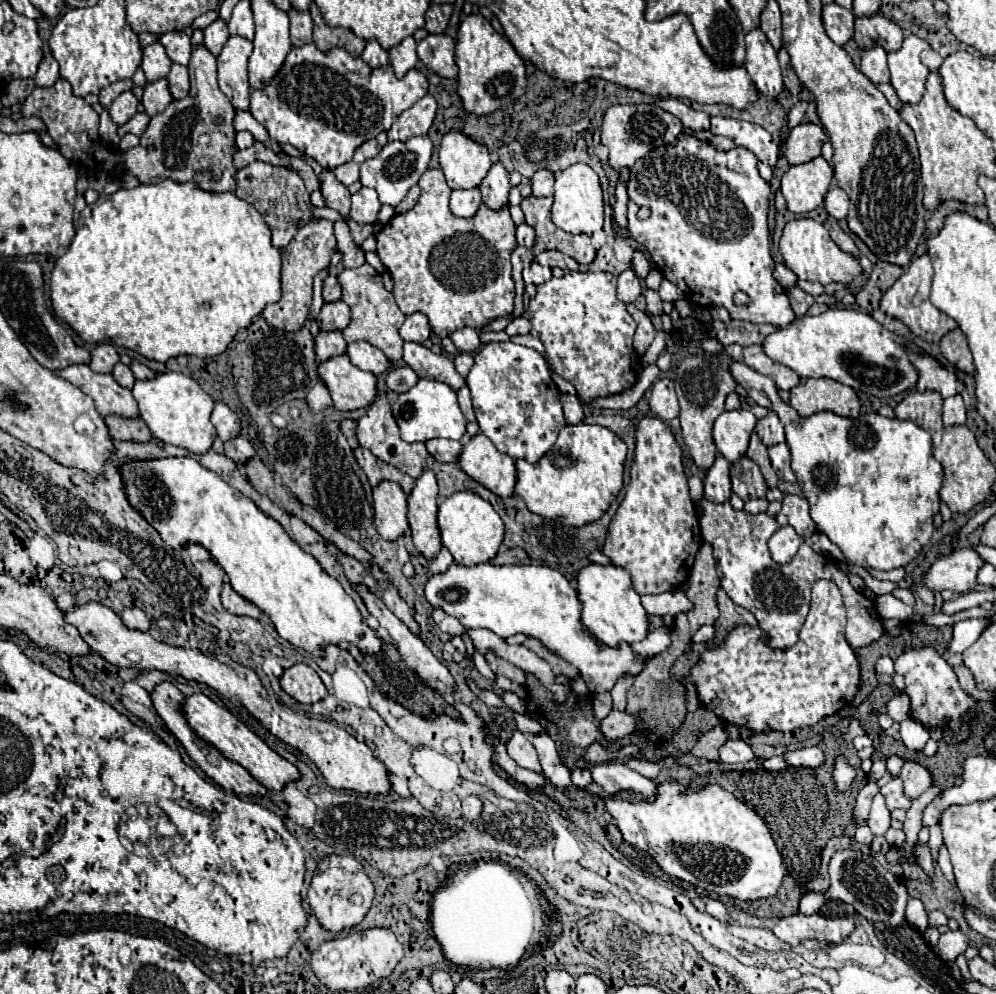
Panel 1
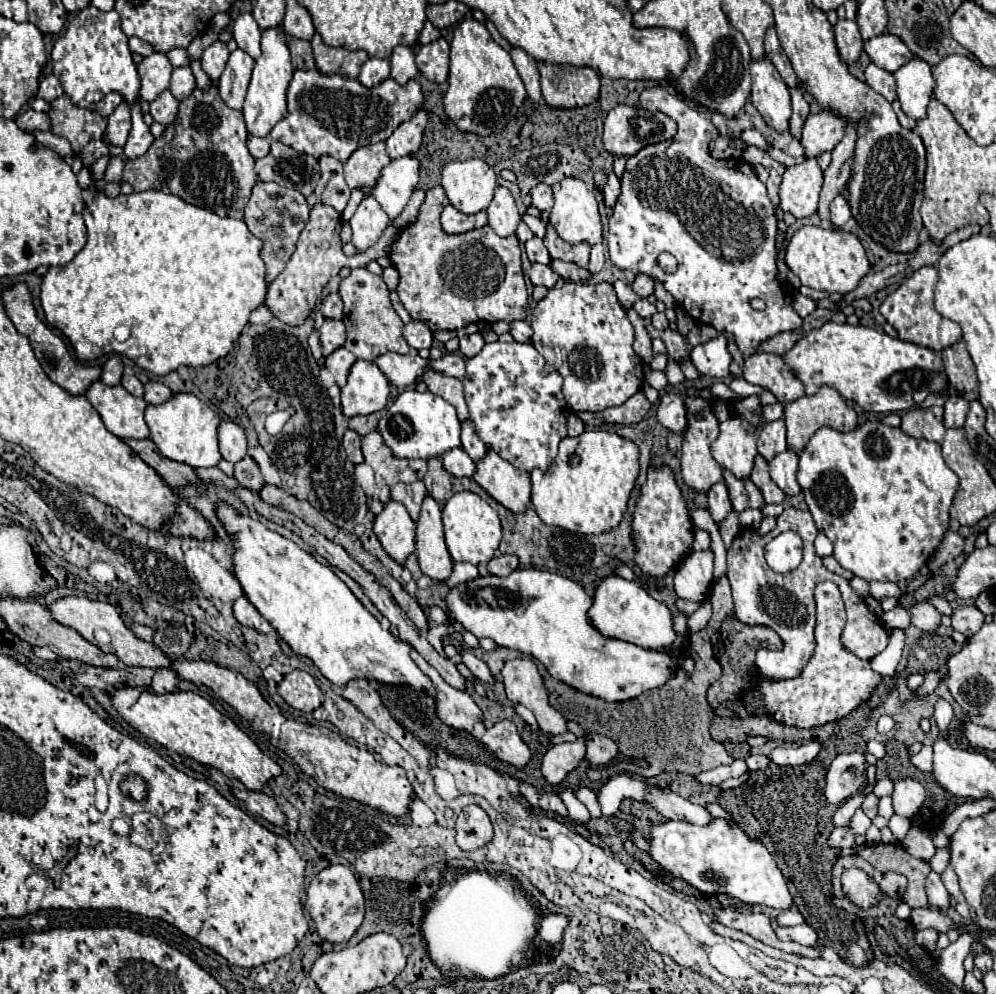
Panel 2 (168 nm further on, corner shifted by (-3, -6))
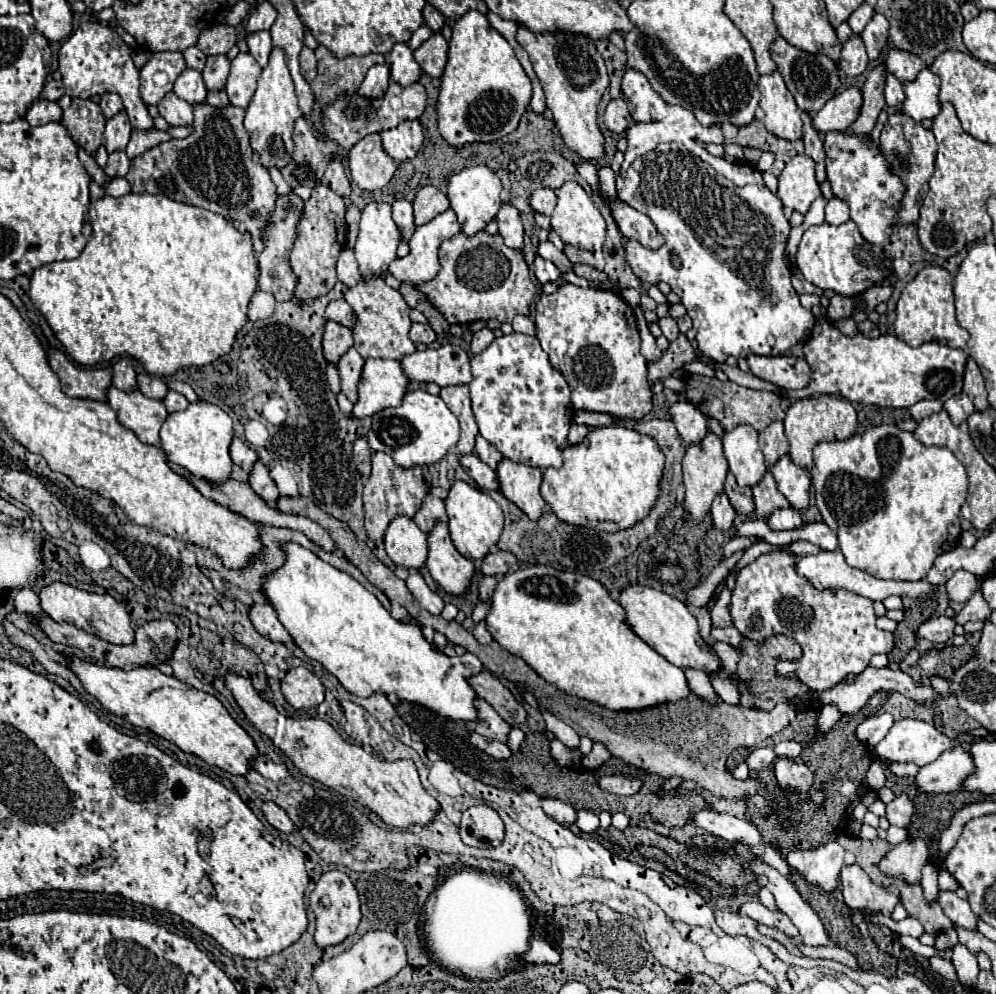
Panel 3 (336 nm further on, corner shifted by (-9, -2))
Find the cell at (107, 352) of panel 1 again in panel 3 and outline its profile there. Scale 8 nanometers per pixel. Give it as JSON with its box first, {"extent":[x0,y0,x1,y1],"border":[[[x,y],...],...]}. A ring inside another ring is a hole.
{"extent":[112,358,136,392],"border":[[[120,358],[116,364],[114,364],[114,378],[112,378],[112,386],[118,388],[118,390],[124,390],[124,392],[132,392],[136,390],[136,372],[130,364],[128,358]]]}

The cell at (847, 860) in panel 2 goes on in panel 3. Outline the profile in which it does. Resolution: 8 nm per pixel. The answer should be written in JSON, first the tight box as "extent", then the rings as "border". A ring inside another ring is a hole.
{"extent":[840,864,900,916],"border":[[[858,864],[844,866],[840,880],[842,880],[844,902],[852,910],[866,908],[866,910],[882,912],[890,916],[894,906],[900,902],[898,890],[894,886],[888,886],[888,888],[876,886]]]}

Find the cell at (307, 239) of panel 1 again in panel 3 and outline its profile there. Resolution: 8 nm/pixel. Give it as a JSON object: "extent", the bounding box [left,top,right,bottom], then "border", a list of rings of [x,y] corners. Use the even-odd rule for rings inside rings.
{"extent":[290,184,346,302],"border":[[[318,184],[312,190],[312,196],[304,202],[302,216],[298,220],[298,236],[294,240],[294,248],[290,252],[290,264],[294,274],[298,276],[298,286],[294,296],[302,302],[326,296],[328,290],[336,284],[336,260],[344,250],[346,232],[342,222],[338,222],[338,214],[346,214],[346,200],[330,190],[328,184]]]}

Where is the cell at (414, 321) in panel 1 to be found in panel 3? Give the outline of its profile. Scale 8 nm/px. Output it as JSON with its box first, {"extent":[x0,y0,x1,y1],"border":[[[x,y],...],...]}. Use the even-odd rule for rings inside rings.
{"extent":[410,324,436,344],"border":[[[412,324],[412,328],[410,328],[410,340],[414,344],[420,344],[420,342],[430,344],[430,342],[436,340],[436,334],[434,334],[434,330],[428,324]]]}

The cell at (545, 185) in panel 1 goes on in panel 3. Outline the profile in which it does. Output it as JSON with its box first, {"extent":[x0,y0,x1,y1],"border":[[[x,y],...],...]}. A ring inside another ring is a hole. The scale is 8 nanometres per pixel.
{"extent":[530,188,556,216],"border":[[[550,188],[534,190],[534,194],[530,198],[530,206],[532,206],[534,212],[550,216],[554,212],[554,206],[556,206],[556,194],[554,194],[554,190],[550,190]]]}

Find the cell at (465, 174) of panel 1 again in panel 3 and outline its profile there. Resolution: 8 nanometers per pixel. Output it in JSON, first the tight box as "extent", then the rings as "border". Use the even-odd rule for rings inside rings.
{"extent":[448,166,502,236],"border":[[[472,166],[472,168],[466,168],[466,170],[450,176],[448,200],[450,200],[450,208],[456,212],[462,234],[474,236],[474,234],[482,232],[486,228],[486,224],[496,218],[496,214],[502,206],[500,192],[502,192],[502,184],[488,166]]]}

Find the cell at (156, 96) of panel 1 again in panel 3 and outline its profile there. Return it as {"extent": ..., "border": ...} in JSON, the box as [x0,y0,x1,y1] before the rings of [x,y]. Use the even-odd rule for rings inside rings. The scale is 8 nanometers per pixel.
{"extent":[158,92,192,126],"border":[[[168,92],[160,102],[158,102],[160,116],[170,124],[170,126],[190,126],[192,124],[192,106],[178,98],[174,92]]]}

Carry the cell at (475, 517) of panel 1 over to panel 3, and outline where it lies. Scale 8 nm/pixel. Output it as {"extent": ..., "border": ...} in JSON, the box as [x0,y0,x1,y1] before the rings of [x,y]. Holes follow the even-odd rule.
{"extent":[444,480,504,562],"border":[[[462,480],[452,484],[444,504],[446,504],[448,518],[450,518],[450,538],[456,546],[456,550],[464,558],[480,562],[490,552],[490,546],[494,546],[502,534],[504,514],[502,514],[500,506],[488,494],[484,494],[476,486],[470,486]]]}

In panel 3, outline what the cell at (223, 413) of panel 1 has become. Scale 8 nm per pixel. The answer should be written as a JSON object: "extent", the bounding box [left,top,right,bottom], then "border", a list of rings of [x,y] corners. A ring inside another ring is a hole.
{"extent":[230,438,258,474],"border":[[[234,438],[234,440],[232,440],[230,456],[232,456],[232,462],[234,462],[236,466],[240,466],[246,474],[254,468],[254,464],[256,464],[256,460],[258,460],[258,454],[256,454],[246,442],[242,442],[240,438]]]}

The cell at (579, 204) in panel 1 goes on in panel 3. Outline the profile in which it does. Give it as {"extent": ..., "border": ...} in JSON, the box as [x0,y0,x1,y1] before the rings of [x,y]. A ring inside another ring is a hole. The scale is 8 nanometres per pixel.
{"extent":[552,180,606,252],"border":[[[570,180],[556,190],[556,196],[558,196],[558,204],[552,214],[552,230],[562,238],[564,244],[570,244],[588,252],[600,250],[606,236],[606,222],[598,212],[598,208],[594,206],[594,202],[590,200],[590,196],[584,192],[584,188],[578,182]]]}

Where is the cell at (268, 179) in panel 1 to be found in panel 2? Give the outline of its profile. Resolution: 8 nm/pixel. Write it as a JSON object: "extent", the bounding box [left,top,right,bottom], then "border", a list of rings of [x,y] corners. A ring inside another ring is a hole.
{"extent":[244,182,308,282],"border":[[[258,182],[252,188],[252,196],[244,208],[244,222],[248,230],[262,240],[262,258],[268,268],[268,282],[272,282],[288,264],[288,258],[292,256],[298,236],[304,230],[308,222],[308,202],[306,198],[292,188],[278,186],[276,182]]]}

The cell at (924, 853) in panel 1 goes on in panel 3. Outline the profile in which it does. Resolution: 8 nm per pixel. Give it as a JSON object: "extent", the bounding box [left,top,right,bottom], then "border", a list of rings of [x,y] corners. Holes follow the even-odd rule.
{"extent":[938,892,978,930],"border":[[[940,892],[938,904],[942,906],[944,914],[956,926],[962,926],[962,928],[968,928],[968,930],[976,930],[976,920],[978,918],[974,916],[974,912],[970,910],[970,904],[966,900],[960,900],[954,892]]]}

